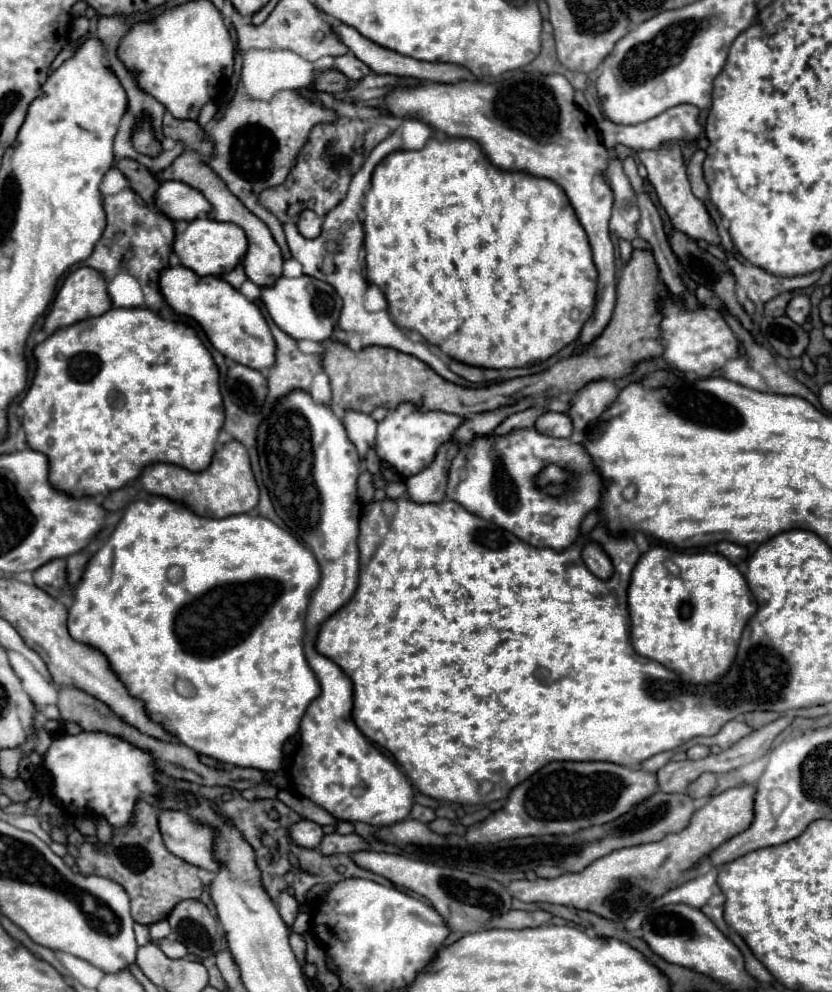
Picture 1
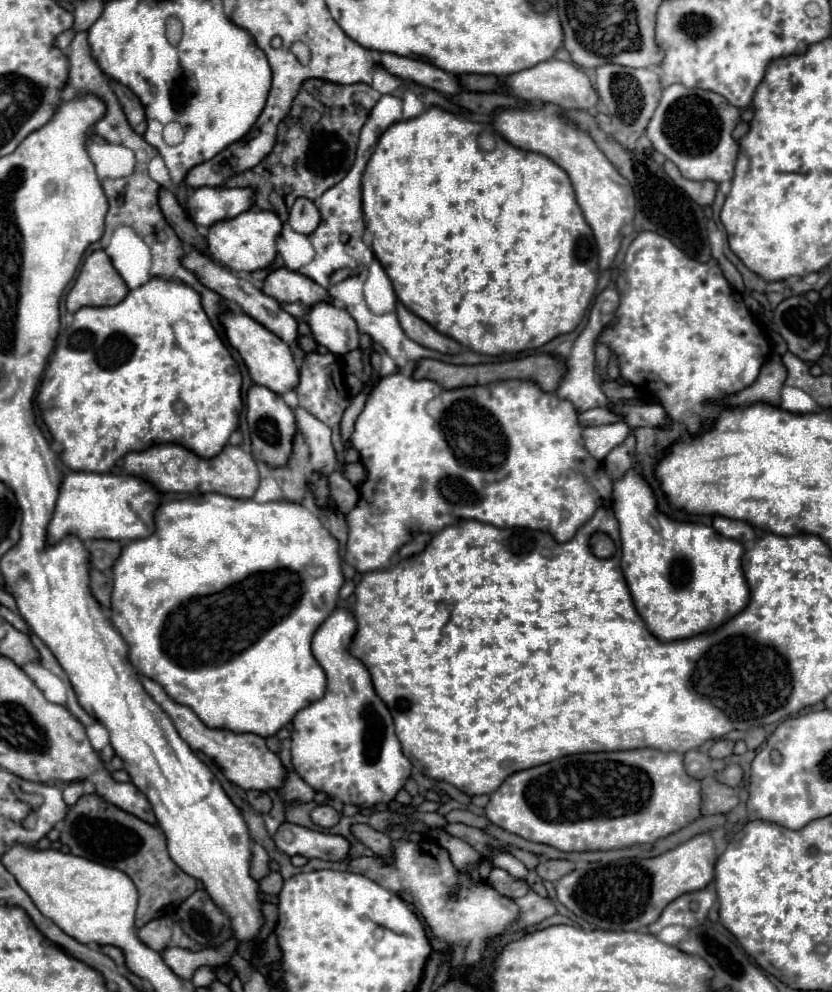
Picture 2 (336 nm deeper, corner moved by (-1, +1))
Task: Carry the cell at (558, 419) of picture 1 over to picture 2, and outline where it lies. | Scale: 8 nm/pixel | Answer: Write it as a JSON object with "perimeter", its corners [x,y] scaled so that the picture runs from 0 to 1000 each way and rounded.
{"perimeter":[[[712,411],[700,415],[697,419],[697,427],[700,429],[719,429],[719,427],[736,427],[736,425],[745,425],[748,419],[743,419],[736,411]]]}

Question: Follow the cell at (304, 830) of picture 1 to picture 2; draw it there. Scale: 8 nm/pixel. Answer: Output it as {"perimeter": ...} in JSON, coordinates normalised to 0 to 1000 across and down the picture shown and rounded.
{"perimeter":[[[387,810],[387,813],[382,813],[382,815],[375,819],[375,827],[377,827],[377,831],[382,831],[382,833],[397,835],[397,833],[406,831],[409,819],[404,819],[404,817],[401,817],[399,813],[394,813],[394,810]]]}

